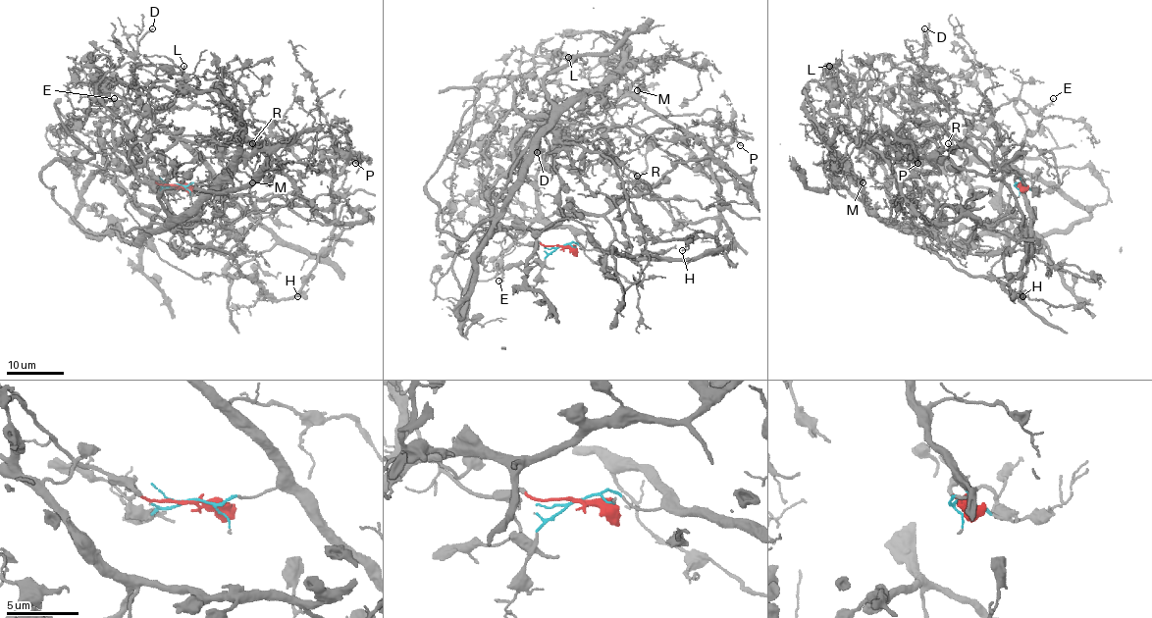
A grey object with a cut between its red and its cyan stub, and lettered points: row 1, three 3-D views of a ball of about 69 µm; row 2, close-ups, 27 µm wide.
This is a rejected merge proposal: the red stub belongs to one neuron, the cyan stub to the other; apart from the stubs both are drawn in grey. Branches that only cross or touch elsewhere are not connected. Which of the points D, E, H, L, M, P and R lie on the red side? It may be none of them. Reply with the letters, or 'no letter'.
H, L, M

